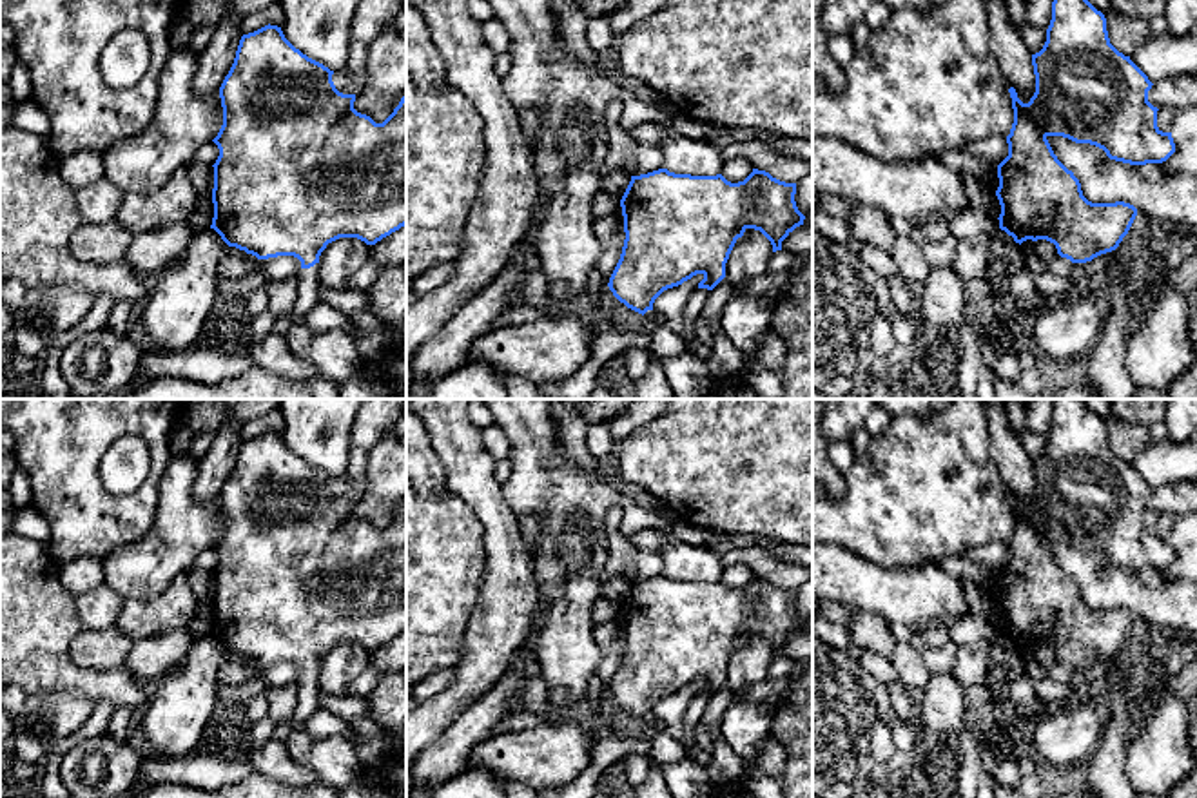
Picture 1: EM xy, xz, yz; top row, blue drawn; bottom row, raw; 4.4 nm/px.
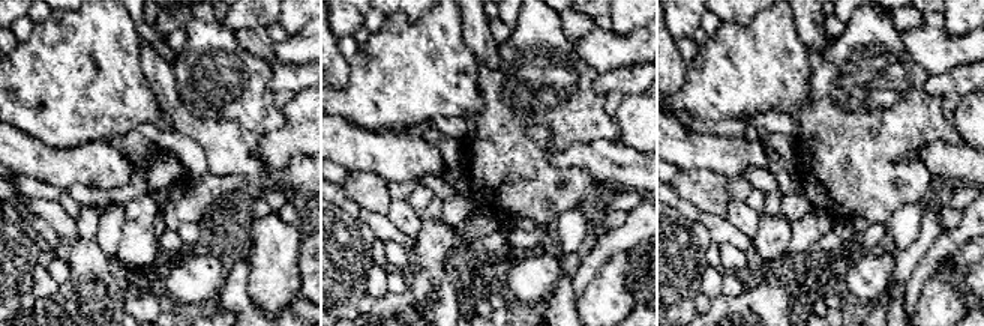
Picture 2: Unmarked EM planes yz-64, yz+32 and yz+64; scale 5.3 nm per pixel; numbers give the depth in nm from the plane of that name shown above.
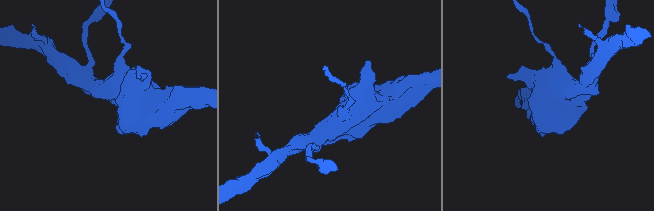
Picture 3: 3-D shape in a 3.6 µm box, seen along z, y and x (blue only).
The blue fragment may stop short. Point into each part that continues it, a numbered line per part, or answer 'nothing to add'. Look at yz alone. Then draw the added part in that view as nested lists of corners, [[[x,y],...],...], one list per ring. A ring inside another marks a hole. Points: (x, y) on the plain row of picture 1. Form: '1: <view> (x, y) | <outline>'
nothing to add

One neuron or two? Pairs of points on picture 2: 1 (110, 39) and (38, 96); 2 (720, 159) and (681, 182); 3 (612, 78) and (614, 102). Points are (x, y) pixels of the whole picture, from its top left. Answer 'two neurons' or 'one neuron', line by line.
1: one neuron
2: two neurons
3: two neurons

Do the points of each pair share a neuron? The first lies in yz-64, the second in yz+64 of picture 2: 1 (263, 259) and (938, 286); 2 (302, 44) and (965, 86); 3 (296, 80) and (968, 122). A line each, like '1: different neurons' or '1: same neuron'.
1: same neuron
2: different neurons
3: different neurons

